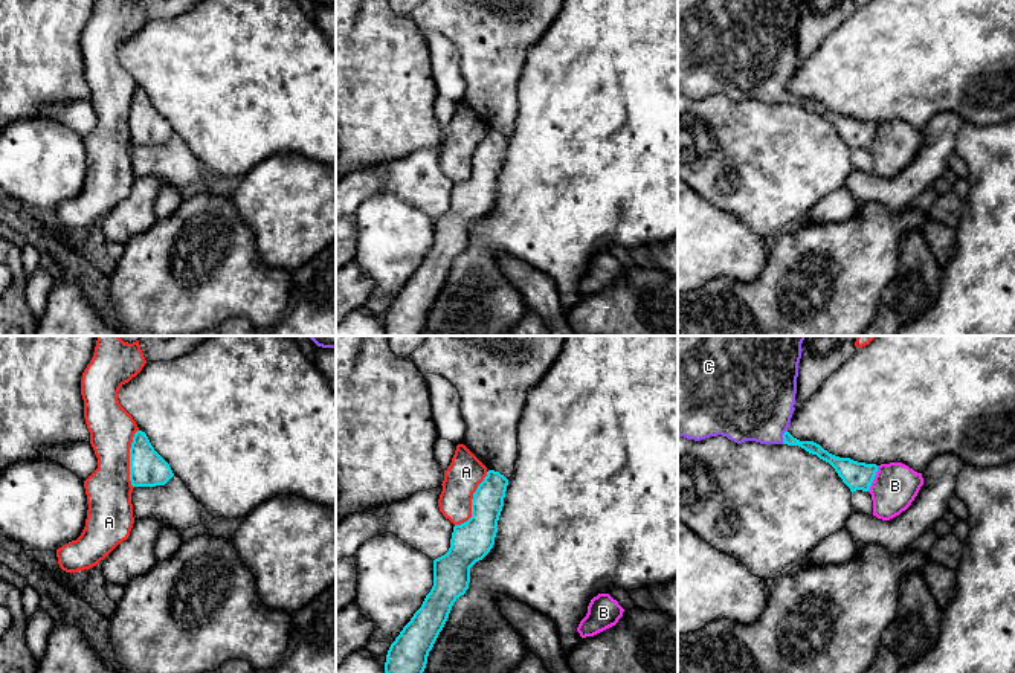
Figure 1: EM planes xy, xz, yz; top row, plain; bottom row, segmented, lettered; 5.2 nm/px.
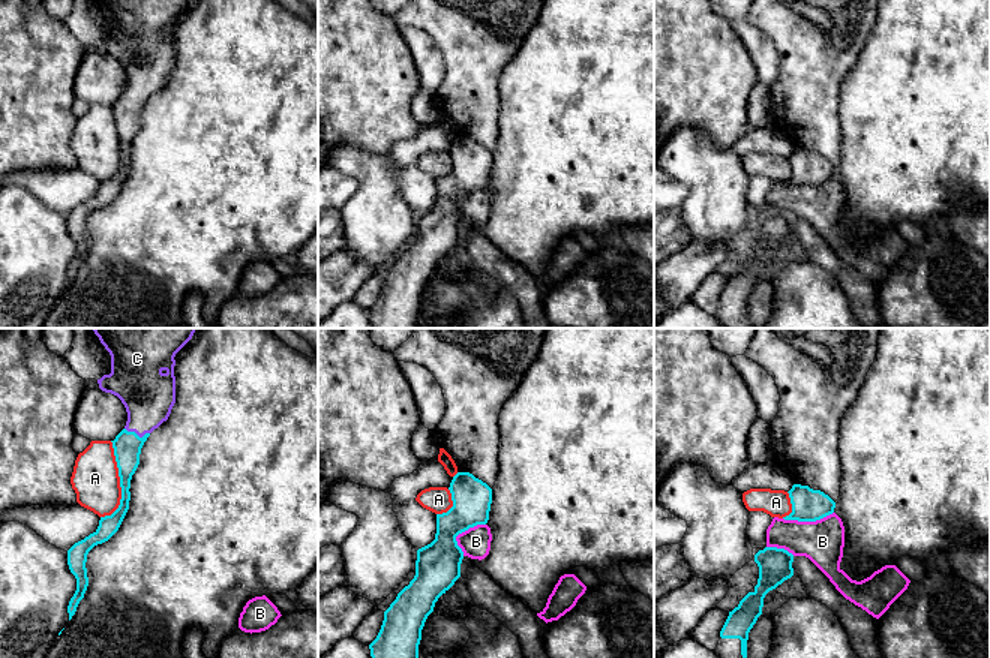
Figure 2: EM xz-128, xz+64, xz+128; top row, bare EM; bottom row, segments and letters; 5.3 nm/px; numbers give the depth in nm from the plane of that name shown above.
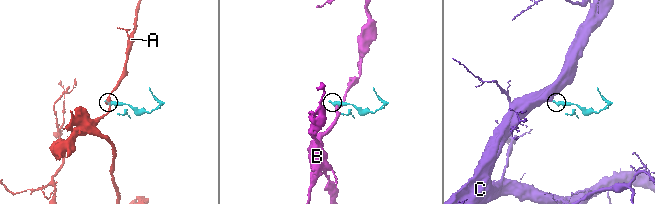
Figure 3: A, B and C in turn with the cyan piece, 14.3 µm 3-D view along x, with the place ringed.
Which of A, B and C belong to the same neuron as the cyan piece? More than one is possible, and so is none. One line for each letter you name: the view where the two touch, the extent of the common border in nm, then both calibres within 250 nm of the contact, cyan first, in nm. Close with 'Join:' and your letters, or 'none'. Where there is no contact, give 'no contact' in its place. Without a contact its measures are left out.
C: meets cyan in yz; contact 80 nm long; 70 nm thick on the cyan side, 440 nm on the other
Join: C

